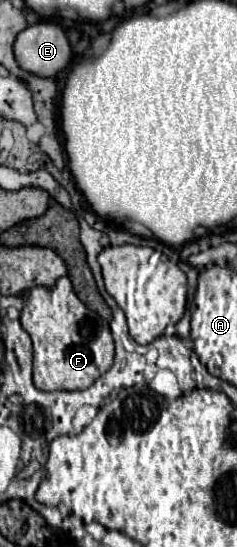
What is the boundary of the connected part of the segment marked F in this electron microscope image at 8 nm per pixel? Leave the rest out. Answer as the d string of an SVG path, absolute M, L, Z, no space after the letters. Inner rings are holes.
M61 277L53 287L33 287L21 311L21 325L33 341L33 383L41 391L87 389L113 365L109 323L79 301L69 277Z

